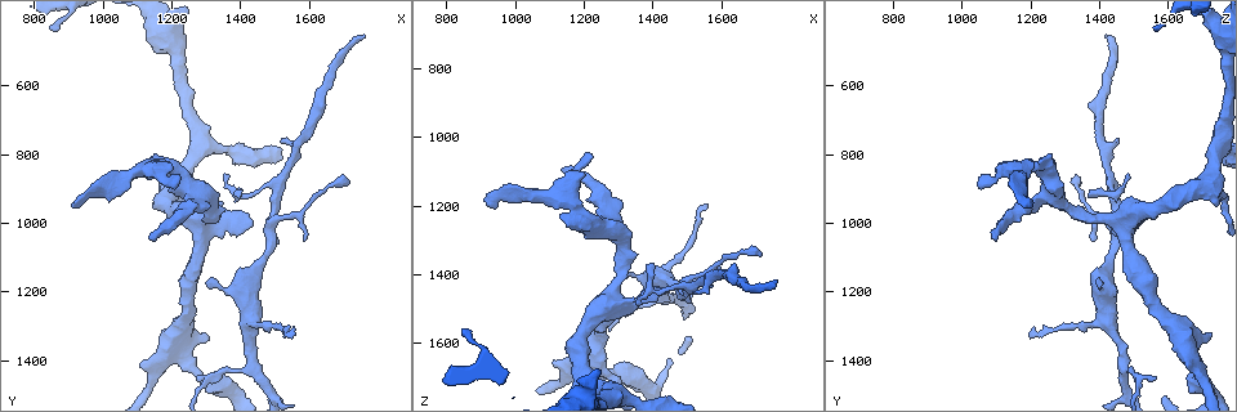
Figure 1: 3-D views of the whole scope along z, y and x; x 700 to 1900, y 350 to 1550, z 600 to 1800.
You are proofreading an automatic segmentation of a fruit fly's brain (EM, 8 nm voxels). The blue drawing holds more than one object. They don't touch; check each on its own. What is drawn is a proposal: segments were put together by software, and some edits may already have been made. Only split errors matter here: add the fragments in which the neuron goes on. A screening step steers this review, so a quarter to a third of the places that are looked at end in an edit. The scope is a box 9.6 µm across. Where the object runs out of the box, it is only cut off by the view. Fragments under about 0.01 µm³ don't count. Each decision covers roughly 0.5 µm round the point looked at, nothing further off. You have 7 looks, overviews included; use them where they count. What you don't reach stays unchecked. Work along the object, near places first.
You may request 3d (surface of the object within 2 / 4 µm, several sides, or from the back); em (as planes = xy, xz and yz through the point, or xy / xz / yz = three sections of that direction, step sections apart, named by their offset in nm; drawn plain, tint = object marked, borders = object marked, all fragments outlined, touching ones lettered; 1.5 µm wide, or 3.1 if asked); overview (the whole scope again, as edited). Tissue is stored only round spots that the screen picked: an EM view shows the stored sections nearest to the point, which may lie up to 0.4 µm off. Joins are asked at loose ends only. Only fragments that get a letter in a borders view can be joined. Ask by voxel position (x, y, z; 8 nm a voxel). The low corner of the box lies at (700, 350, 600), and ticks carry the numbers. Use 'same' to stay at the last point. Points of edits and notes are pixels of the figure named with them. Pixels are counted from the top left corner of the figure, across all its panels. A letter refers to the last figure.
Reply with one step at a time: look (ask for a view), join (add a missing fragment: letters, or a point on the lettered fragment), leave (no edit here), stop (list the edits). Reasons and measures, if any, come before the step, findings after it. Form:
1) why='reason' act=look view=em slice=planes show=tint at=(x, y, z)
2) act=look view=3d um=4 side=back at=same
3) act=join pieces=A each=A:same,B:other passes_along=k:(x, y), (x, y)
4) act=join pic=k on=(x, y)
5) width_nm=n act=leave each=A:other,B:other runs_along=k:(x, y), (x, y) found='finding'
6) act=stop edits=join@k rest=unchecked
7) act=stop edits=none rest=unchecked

why='tapers out' act=look view=3d um=4 at=(840, 430, 1560)

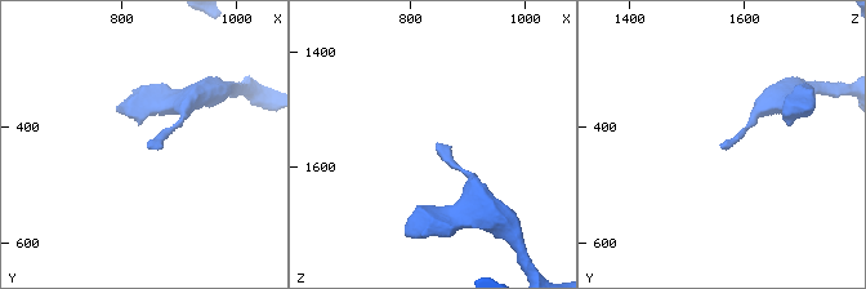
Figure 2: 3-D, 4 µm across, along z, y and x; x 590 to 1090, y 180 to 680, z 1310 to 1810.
why='need the tissue' act=look view=em slice=xz step=4 show=tint at=(850, 435, 1560)

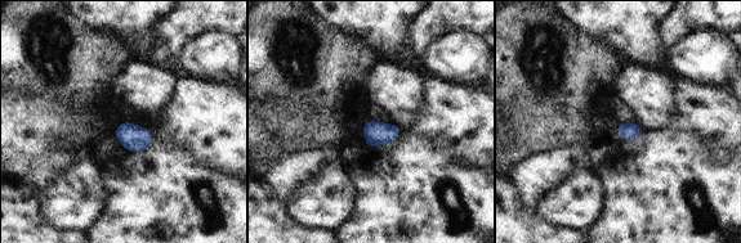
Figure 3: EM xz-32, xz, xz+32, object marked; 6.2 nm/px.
why='another direction' act=look view=em slice=planes show=borders at=same

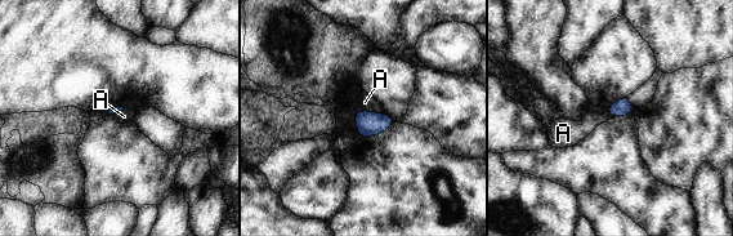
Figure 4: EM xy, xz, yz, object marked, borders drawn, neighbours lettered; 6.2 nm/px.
longest_contact=A:160nm act=leave each=A:other found='no lettered fragment goes on from it'

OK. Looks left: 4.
why='branch stops here' act=look view=em slice=planes show=tint at=(1220, 900, 1050)

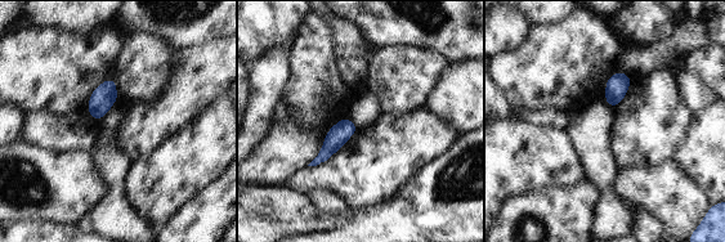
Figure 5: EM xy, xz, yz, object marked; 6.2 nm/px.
act=look view=em slice=planes show=borders at=same

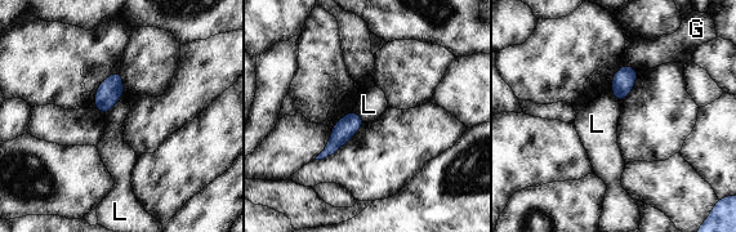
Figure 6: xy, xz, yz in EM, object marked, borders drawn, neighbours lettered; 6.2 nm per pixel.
act=leave each=G:other,L:other border=6:(124, 92), (105, 116) found='none of them fits'

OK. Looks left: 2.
act=look view=3d um=2 at=(1760, 460, 1420)

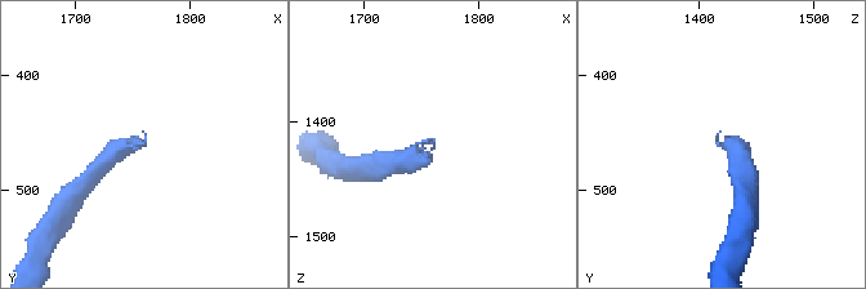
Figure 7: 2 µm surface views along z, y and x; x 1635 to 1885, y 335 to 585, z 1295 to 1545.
why='shape alone is not enough' act=look view=em slice=planes show=borders at=(1758, 460, 1420)

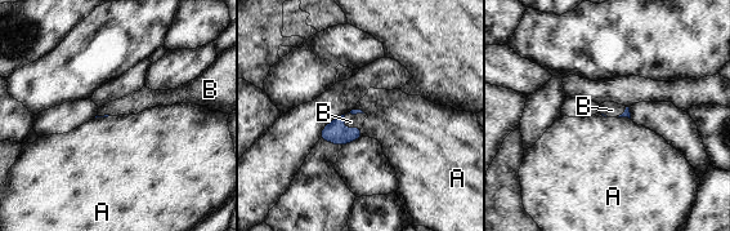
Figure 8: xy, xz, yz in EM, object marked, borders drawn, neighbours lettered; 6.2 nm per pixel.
longest_contact=B:140nm act=join pieces=B each=A:other,B:same found='the neuron continues'

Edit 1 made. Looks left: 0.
act=stop edits=join@8 rest=unchecked

